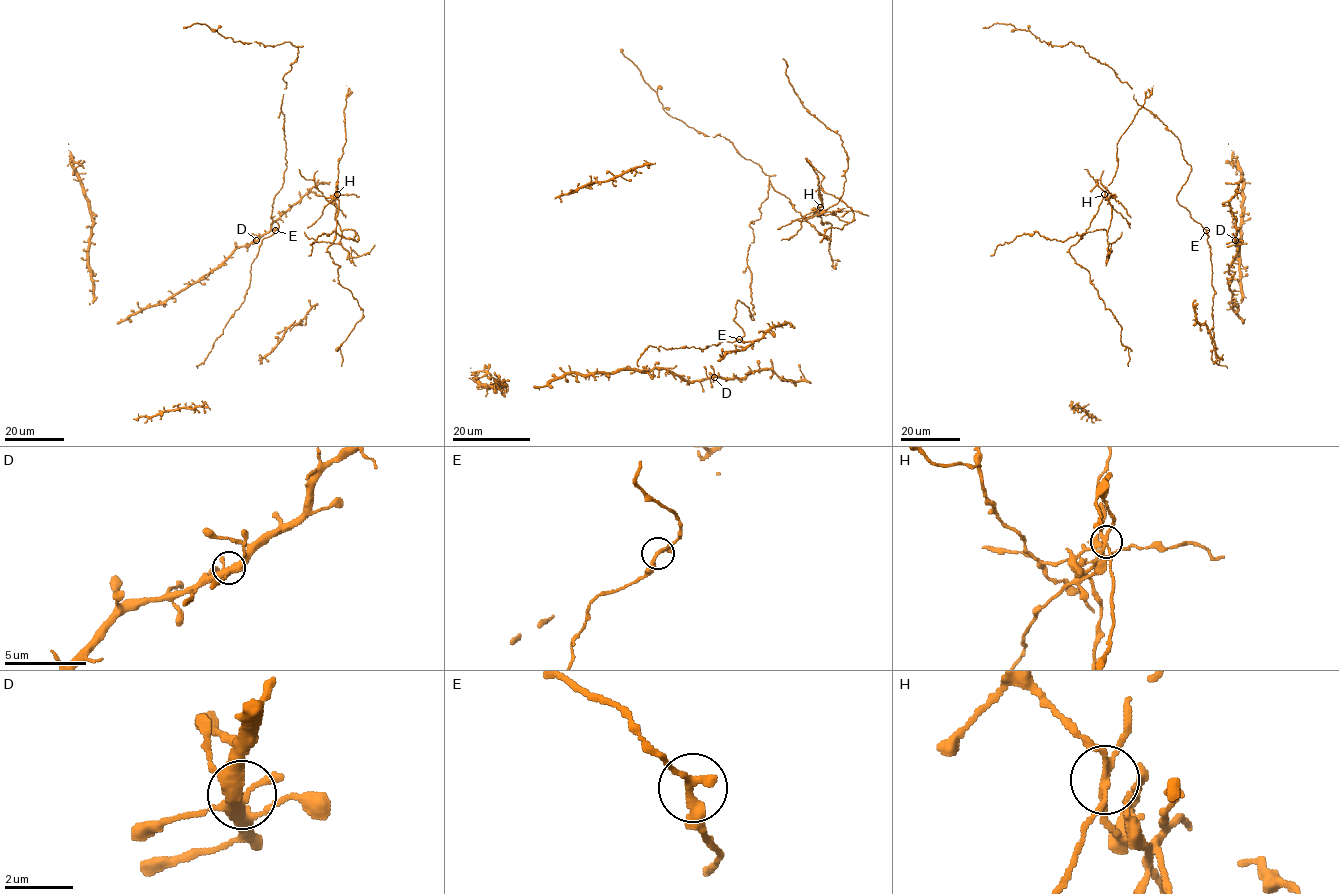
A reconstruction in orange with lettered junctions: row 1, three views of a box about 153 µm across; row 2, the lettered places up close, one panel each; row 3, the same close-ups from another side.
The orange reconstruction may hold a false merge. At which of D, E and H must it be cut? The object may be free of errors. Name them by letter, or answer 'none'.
H

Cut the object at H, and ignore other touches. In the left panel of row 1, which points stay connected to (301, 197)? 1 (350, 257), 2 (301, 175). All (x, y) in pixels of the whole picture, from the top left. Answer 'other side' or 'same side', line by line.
1: other side
2: other side

